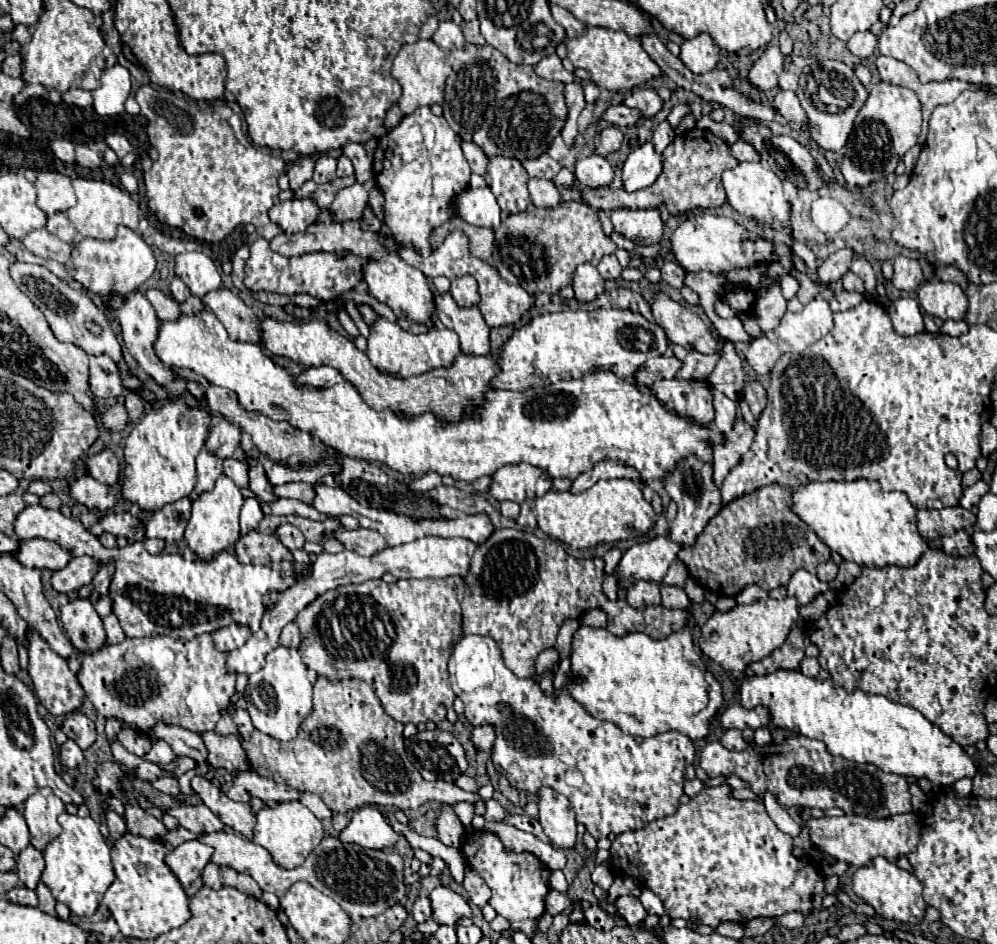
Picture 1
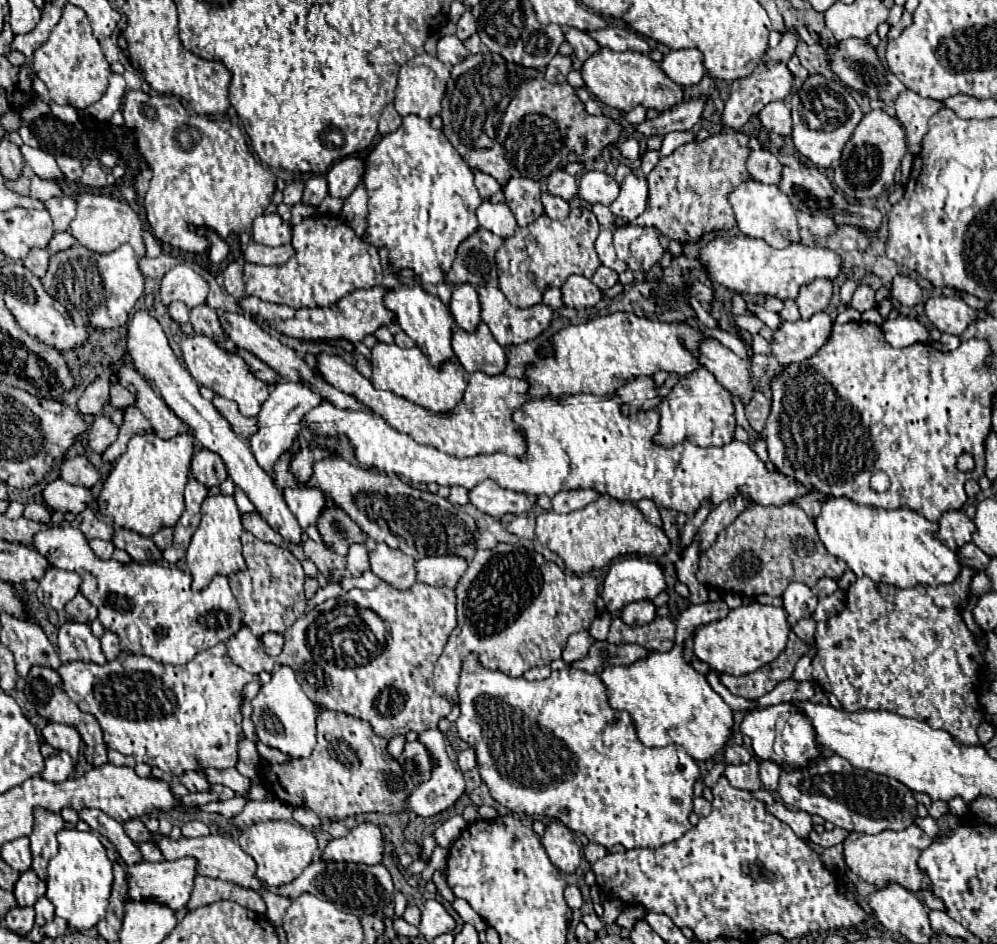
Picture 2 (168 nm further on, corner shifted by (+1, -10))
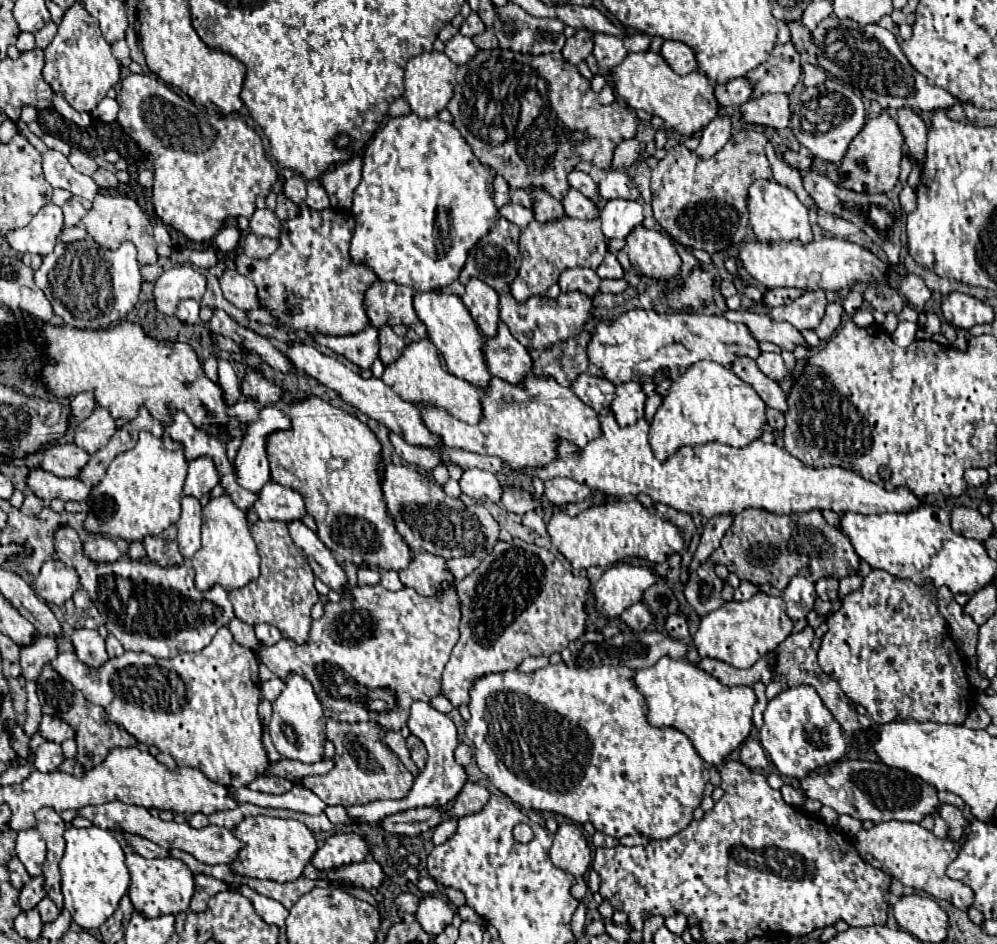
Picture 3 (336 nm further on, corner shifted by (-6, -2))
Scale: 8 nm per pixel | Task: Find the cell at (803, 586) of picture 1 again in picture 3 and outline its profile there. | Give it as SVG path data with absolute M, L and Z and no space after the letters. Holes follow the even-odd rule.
M795 576L789 586L783 590L783 600L787 604L787 616L795 622L799 618L805 618L815 604L815 586L813 582L805 580L803 576Z

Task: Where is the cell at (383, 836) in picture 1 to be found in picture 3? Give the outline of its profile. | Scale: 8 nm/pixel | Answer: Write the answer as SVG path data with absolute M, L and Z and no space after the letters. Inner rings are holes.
M353 832L333 834L315 852L315 856L311 858L311 864L319 872L329 872L329 870L335 870L335 868L341 868L347 864L363 862L367 854L369 854L369 846L361 836L357 836Z

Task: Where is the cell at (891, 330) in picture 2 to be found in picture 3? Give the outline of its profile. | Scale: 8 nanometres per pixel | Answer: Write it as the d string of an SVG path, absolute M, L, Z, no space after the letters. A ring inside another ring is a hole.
M901 320L899 326L897 326L897 330L891 334L891 338L893 338L893 342L897 346L909 346L915 340L915 332L917 332L917 324Z

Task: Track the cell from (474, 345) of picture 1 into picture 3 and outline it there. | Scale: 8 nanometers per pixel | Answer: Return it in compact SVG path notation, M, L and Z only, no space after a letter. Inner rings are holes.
M503 322L499 324L499 334L485 340L485 360L493 376L499 376L511 384L525 382L533 368L529 350L511 336Z

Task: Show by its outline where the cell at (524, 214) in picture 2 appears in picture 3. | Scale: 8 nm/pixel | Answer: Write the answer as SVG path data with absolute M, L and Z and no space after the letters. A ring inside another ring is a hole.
M533 188L531 190L533 198L535 198L535 204L533 204L533 212L535 212L535 220L545 224L545 222L555 222L559 218L565 216L563 212L563 206L559 200L555 200L553 196L549 196L547 192L541 192L539 188Z

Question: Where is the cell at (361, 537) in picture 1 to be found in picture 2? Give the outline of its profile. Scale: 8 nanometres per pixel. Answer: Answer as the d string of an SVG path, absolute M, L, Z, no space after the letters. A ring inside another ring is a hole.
M376 544L376 548L368 550L370 570L384 582L396 588L410 588L414 580L414 558L404 552L392 550L386 544Z

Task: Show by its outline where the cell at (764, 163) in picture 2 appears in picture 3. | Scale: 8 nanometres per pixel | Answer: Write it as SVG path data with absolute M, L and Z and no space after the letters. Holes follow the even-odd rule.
M785 152L785 162L789 164L789 166L793 166L793 168L797 168L797 170L801 170L801 172L805 172L805 170L809 170L811 168L811 164L813 164L813 158L807 154L803 154L803 152Z

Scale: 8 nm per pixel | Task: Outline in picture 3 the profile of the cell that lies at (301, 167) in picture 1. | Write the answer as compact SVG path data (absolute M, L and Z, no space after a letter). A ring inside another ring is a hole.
M295 174L293 178L289 178L285 182L285 186L283 186L283 194L289 200L293 200L295 204L303 204L305 196L307 196L307 192L305 192L305 178L299 176L299 174Z

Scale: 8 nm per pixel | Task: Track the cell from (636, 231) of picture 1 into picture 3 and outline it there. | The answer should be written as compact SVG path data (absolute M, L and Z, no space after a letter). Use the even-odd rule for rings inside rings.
M637 226L625 244L631 270L653 280L671 280L681 272L681 258L671 238L659 230Z

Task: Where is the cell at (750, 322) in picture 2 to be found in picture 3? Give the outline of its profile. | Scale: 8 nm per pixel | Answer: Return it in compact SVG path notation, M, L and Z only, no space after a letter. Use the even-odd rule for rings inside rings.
M823 290L805 292L801 298L787 306L777 306L769 312L773 320L791 322L797 330L815 330L825 314L827 298Z

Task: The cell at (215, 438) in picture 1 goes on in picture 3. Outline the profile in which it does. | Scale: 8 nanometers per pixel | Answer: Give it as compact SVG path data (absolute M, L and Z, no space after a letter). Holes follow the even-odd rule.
M207 456L191 460L183 486L183 496L201 498L203 494L211 492L211 488L215 488L217 484L217 470L213 468L213 462Z

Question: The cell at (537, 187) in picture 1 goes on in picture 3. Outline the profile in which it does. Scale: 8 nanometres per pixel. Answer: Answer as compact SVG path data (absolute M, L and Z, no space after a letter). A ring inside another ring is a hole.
M571 188L567 192L567 196L563 198L563 208L565 214L571 218L579 218L579 220L593 220L599 216L599 208L593 200L589 200L587 196L583 196L579 190Z

